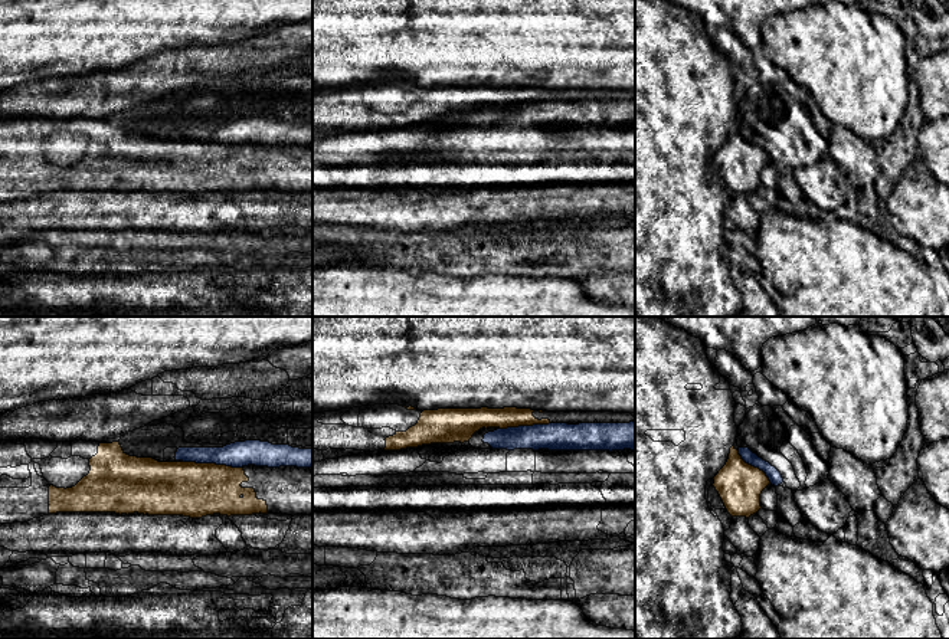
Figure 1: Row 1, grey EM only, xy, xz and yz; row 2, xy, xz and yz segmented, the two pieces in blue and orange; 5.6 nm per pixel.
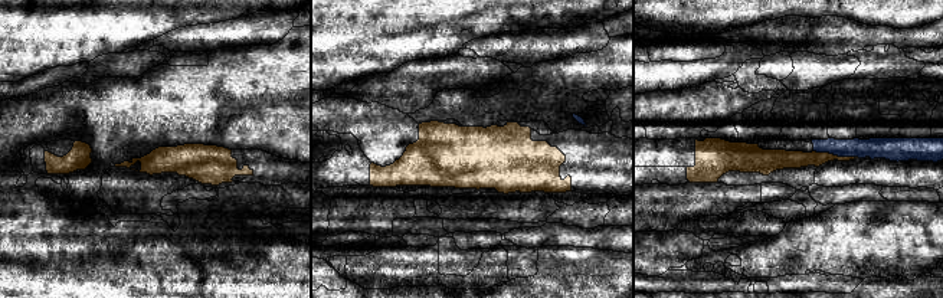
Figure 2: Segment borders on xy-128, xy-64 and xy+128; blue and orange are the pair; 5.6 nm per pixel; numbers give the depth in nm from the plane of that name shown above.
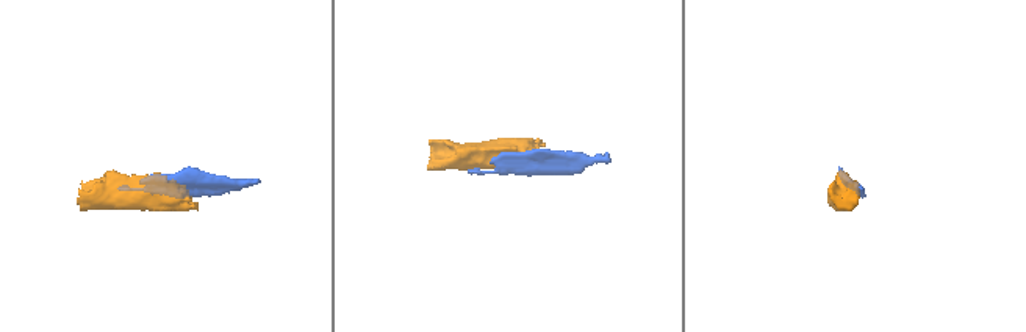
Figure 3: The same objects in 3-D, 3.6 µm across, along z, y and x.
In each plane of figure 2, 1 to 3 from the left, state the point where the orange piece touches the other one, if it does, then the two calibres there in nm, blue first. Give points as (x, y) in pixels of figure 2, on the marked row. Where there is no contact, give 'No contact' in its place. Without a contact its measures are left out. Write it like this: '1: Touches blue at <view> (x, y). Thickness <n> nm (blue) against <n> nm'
1: No contact
2: No contact
3: Touches blue at xy+128 (837, 154). Thickness 110 nm (blue) against 100 nm

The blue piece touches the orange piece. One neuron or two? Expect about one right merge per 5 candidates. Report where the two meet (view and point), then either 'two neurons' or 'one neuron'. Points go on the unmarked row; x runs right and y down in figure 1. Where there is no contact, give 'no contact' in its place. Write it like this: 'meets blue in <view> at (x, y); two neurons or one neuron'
meets blue in xy at (212, 140); two neurons

